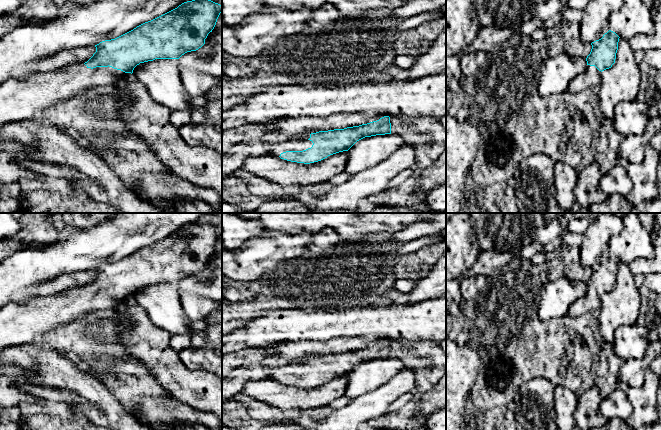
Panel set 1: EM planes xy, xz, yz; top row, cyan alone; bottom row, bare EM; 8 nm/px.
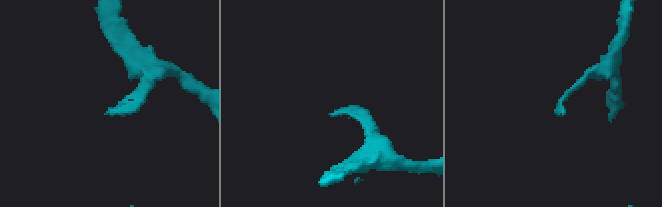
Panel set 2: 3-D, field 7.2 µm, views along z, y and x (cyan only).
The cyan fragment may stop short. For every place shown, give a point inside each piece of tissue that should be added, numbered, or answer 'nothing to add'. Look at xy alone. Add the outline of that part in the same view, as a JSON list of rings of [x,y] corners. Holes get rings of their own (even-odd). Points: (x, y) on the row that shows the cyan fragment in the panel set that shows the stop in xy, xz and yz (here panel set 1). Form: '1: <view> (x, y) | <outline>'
1: xy (20, 100) | [[[84,63],[56,72],[34,74],[22,81],[14,77],[0,84],[0,128],[42,117],[55,104],[79,97],[84,91],[103,91],[132,77],[112,67],[88,68]]]

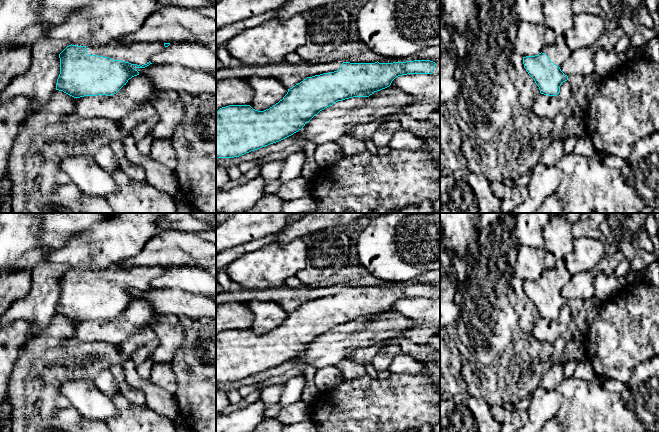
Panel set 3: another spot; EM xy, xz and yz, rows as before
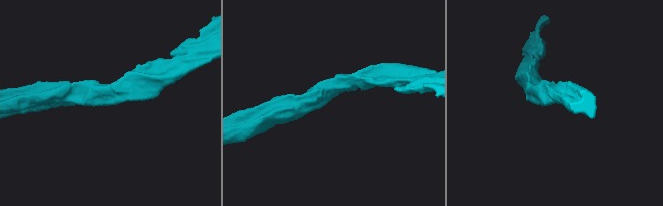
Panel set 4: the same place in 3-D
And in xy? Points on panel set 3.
1: xy (138, 53) | [[[111,41],[100,46],[88,45],[86,48],[89,55],[109,57],[142,66],[149,63],[152,55],[162,52],[166,47],[163,42],[117,44]]]

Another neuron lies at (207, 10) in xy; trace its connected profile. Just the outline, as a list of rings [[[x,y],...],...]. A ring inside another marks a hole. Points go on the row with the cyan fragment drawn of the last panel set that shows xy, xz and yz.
[[[158,0],[162,6],[192,8],[205,17],[216,21],[216,7],[204,0]]]

